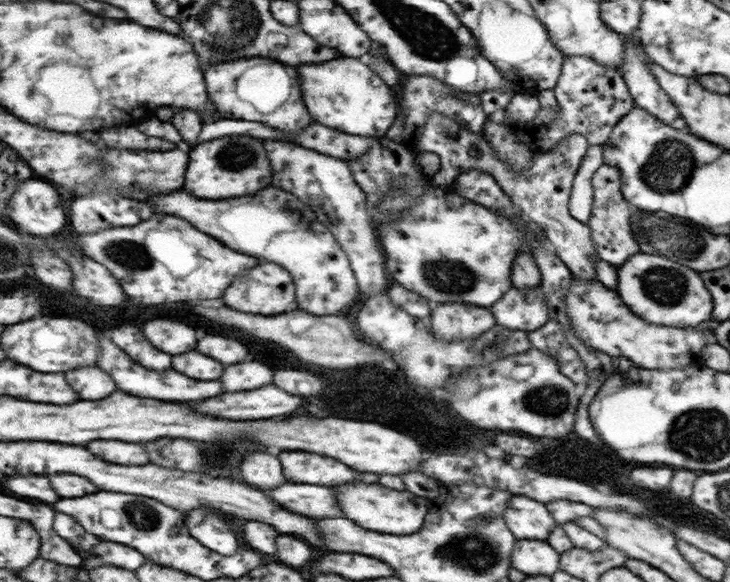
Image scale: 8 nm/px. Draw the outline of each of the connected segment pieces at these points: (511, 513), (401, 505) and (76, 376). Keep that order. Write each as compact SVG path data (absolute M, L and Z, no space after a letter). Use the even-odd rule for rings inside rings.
M524 495L511 500L506 521L518 540L546 541L557 524L548 504Z
M344 484L344 486L338 486L338 494L340 494L338 498L340 506L350 520L354 520L362 528L388 532L388 534L410 534L410 530L418 532L423 527L426 514L430 510L426 504L431 503L406 490L396 492L378 484Z
M98 366L74 370L68 374L68 380L72 380L72 386L84 396L84 400L104 400L118 392L116 380Z

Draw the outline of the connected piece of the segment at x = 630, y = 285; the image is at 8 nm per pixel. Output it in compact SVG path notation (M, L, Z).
M640 252L625 260L622 266L617 267L617 272L619 278L616 292L630 306L633 313L643 317L649 323L694 328L694 326L700 326L702 322L710 322L713 296L707 288L706 282L702 280L702 275L694 272L694 269L688 268L688 265L680 264L679 261L671 261L667 257Z

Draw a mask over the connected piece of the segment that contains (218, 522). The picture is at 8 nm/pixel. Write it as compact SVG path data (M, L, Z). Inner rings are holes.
M200 507L187 511L186 514L192 534L202 544L208 544L208 548L212 548L216 552L224 552L226 556L230 556L238 550L238 538L230 530L228 520L222 518L220 514L216 514L216 510Z

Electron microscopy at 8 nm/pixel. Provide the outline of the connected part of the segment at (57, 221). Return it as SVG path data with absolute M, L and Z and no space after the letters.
M44 180L22 182L20 188L14 193L5 218L10 218L10 222L20 227L24 232L42 237L53 237L54 234L60 234L70 222L70 218L66 214L66 204L64 204L62 194L56 190L56 186L52 186Z

